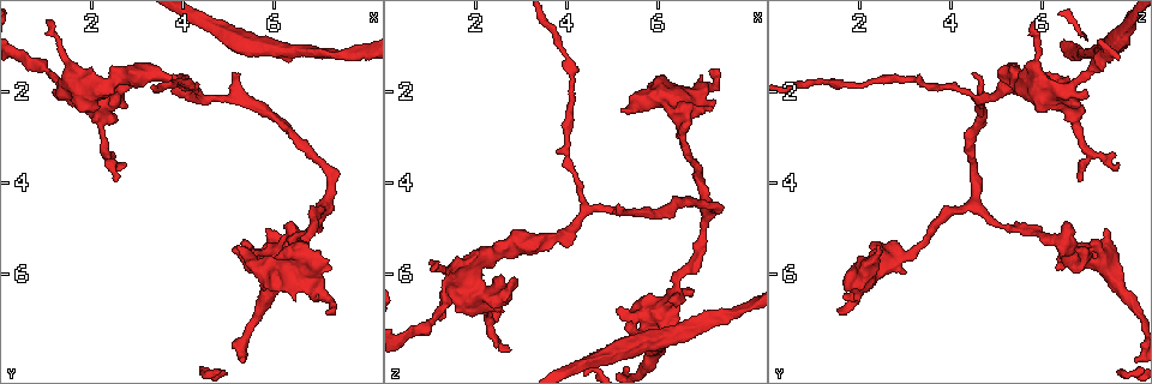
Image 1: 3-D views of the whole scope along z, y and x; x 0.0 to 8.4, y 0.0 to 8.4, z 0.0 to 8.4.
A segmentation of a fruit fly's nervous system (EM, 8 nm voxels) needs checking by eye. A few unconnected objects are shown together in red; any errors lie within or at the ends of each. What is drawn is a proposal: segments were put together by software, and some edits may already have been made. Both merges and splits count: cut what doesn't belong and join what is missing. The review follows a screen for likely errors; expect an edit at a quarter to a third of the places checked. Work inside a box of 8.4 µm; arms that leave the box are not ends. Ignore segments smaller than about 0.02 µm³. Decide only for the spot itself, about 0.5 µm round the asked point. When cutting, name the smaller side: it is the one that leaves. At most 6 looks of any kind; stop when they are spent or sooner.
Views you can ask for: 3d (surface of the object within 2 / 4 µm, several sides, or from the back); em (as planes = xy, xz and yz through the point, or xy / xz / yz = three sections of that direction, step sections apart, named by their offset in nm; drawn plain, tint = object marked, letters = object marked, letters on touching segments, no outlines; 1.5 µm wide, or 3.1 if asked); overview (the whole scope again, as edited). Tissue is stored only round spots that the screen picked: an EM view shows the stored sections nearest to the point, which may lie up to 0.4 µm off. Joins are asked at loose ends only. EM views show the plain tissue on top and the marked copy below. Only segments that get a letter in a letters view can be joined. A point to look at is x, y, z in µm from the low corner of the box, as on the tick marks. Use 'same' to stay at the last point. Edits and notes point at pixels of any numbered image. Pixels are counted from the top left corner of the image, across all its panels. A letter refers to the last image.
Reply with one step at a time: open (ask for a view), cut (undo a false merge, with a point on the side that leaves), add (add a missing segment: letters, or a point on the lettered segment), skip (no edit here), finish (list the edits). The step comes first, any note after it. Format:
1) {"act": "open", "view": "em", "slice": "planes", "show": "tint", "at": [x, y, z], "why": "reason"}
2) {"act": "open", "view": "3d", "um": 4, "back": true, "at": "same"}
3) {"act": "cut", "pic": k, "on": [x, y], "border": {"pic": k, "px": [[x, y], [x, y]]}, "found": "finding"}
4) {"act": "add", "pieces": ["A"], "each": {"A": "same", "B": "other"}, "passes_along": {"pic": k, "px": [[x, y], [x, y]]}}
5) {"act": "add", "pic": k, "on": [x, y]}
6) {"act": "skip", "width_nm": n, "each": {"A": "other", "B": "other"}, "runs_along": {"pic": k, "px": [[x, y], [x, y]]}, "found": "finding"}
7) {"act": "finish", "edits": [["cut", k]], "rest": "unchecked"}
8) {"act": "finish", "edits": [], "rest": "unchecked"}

{"act": "open", "view": "3d", "um": 2, "at": [5.10, 5.50, 6.75], "why": "thick end"}

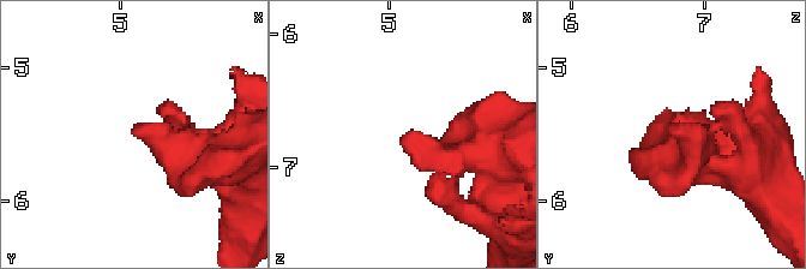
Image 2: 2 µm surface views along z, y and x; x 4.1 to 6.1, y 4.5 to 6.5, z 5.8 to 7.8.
{"act": "open", "view": "em", "slice": "xy", "step": 8, "show": "tint", "at": [5.10, 5.44, 6.76], "why": "need the tissue"}

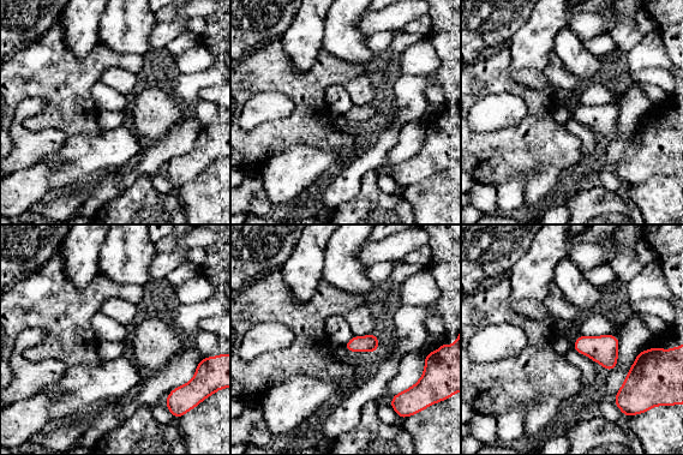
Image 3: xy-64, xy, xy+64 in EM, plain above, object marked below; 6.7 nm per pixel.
{"act": "open", "view": "em", "slice": "xy", "step": 8, "show": "letters", "at": "same"}

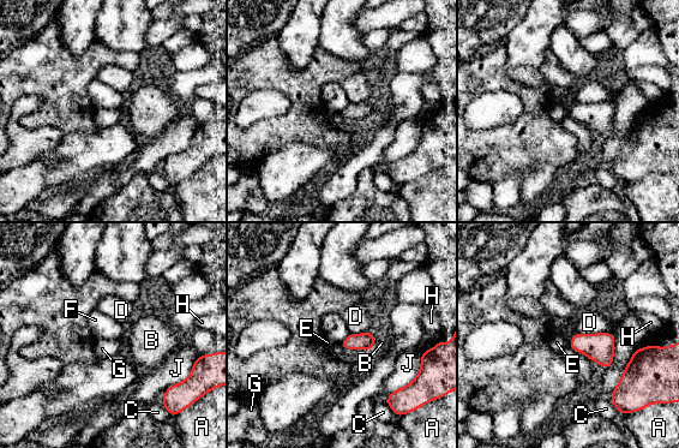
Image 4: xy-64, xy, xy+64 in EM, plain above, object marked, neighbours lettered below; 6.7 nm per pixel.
{"act": "skip", "each": {"A": "other", "B": "other", "C": "other", "D": "other", "E": "other", "F": "other", "G": "other", "H": "other", "J": "other"}, "border": {"pic": 4, "px": [[350, 334], [340, 342]]}, "found": "none of them fits"}

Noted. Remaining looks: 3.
{"act": "open", "view": "3d", "um": 2, "at": [1.10, 1.60, 7.05], "why": "narrows sharply"}

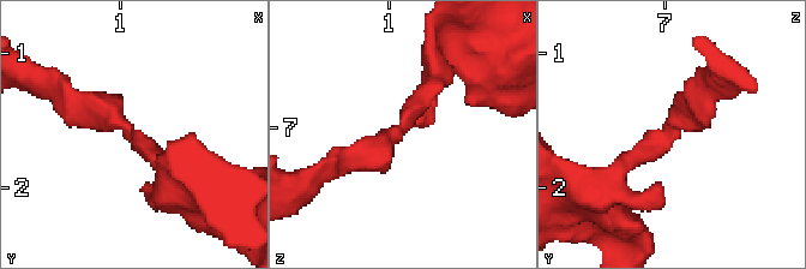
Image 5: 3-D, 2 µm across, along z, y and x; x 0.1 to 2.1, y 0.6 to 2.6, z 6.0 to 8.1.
{"act": "open", "view": "em", "slice": "yz", "step": 8, "show": "tint", "at": [1.08, 1.62, 7.04], "arm_widths_nm": [190, 200]}

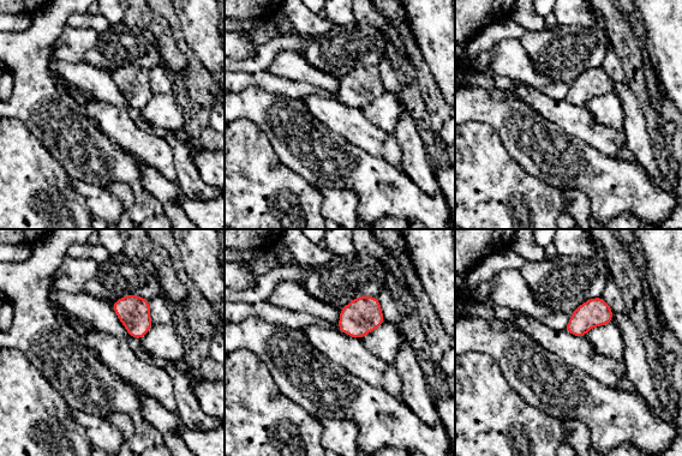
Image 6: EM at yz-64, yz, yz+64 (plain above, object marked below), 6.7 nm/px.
{"act": "open", "view": "em", "slice": "planes", "show": "letters", "at": "same", "why": "cut it another way"}

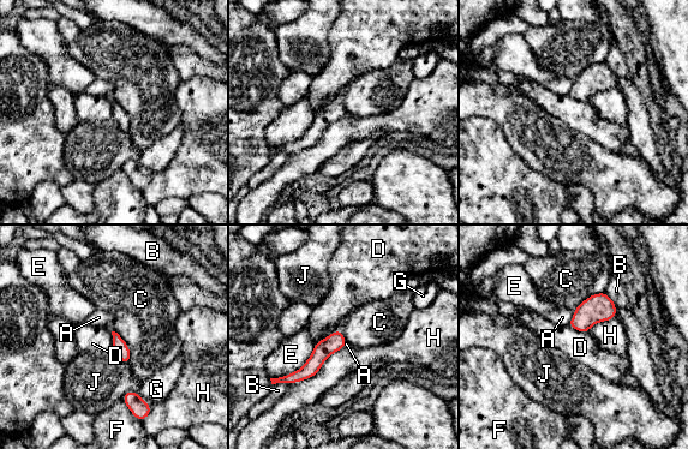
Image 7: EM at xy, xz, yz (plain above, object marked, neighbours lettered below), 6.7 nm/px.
{"act": "skip", "longest_contact_nm": ["H", 460], "each": {"A": "other", "B": "other", "C": "other", "D": "other", "E": "other", "F": "other", "G": "other", "H": "other", "J": "other"}, "border": {"pic": 7, "px": [[112, 330], [127, 346], [129, 364]]}, "found": "continuous, no second cell"}

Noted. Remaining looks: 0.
{"act": "finish", "edits": [], "rest": "unchecked"}

